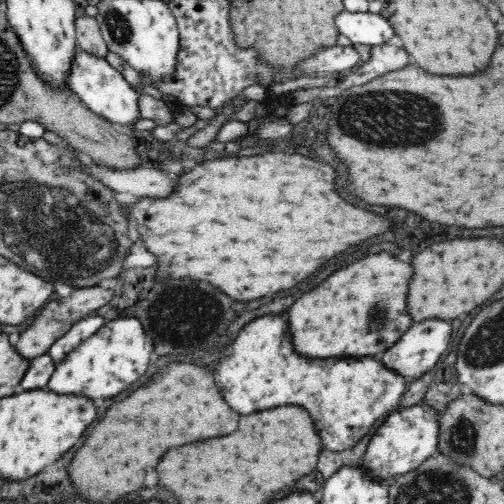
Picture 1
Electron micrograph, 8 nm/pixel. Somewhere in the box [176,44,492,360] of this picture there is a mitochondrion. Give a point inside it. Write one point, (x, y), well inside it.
(371, 117)

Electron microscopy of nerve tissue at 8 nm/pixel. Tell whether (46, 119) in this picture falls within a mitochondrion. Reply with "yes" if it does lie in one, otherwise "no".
no

